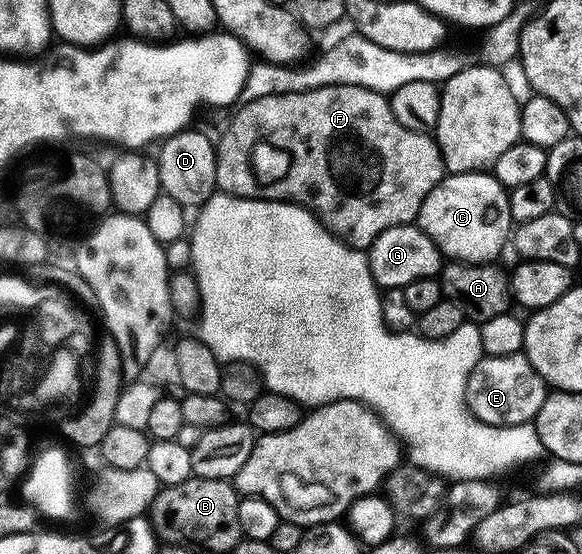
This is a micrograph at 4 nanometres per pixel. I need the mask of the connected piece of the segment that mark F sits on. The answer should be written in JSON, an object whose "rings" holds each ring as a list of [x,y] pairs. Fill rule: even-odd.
{"rings":[[[330,84],[324,88],[318,88],[317,90],[305,90],[304,92],[290,92],[289,94],[269,94],[265,98],[257,98],[253,102],[243,104],[240,107],[240,112],[236,114],[235,121],[228,126],[223,132],[223,137],[218,137],[217,147],[215,149],[215,157],[217,158],[217,188],[218,191],[227,192],[230,196],[244,196],[250,200],[282,200],[289,204],[298,204],[301,208],[306,208],[307,211],[315,215],[315,219],[323,225],[327,231],[344,244],[348,244],[350,248],[358,248],[360,250],[370,249],[371,243],[385,230],[389,230],[393,226],[401,226],[402,224],[415,224],[419,218],[419,211],[421,210],[421,202],[425,202],[427,195],[438,186],[445,175],[445,169],[443,166],[443,155],[439,149],[439,145],[435,143],[434,139],[426,132],[418,132],[417,130],[409,130],[405,126],[401,126],[401,122],[397,122],[397,118],[393,118],[393,110],[391,109],[390,99],[384,93],[374,92],[368,88],[362,88],[359,84]]]}

